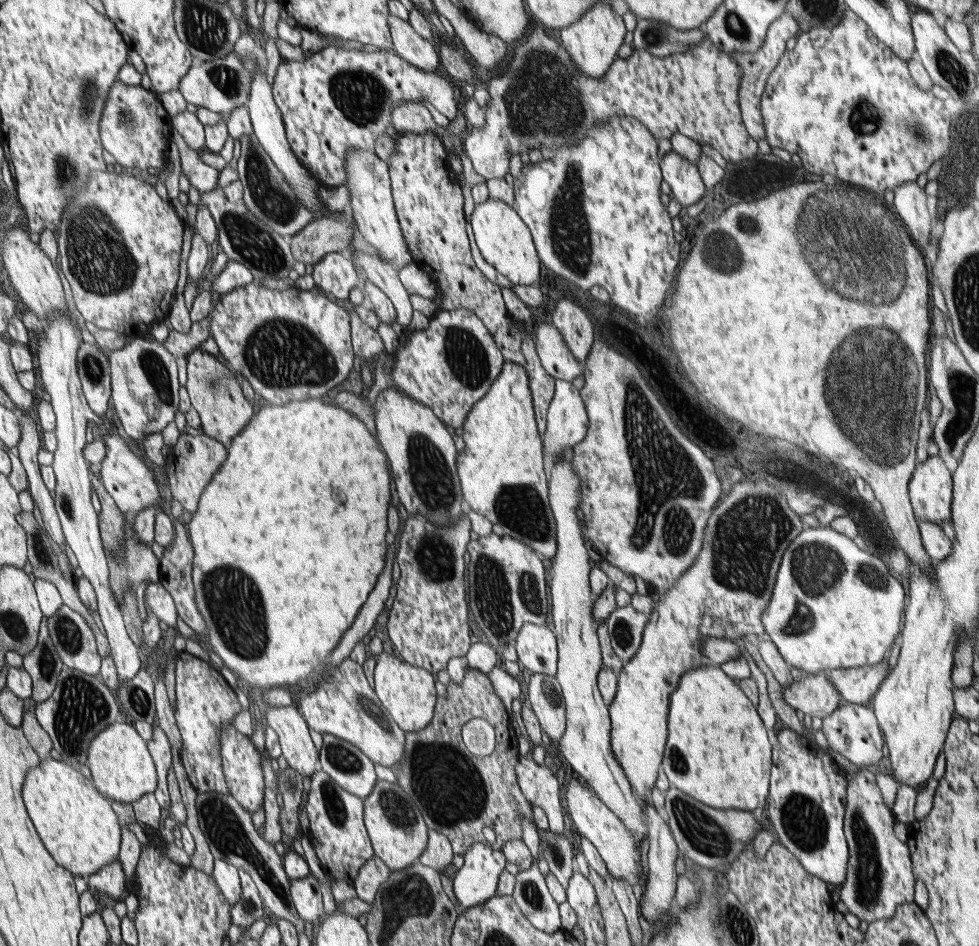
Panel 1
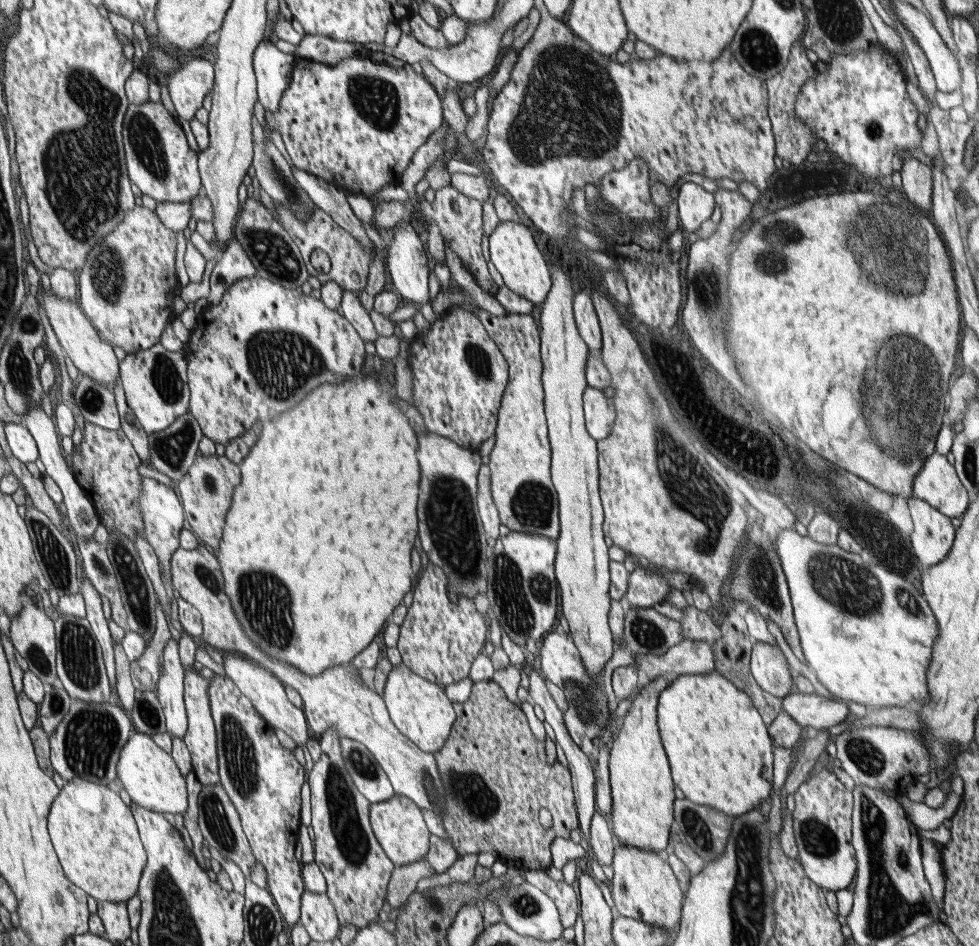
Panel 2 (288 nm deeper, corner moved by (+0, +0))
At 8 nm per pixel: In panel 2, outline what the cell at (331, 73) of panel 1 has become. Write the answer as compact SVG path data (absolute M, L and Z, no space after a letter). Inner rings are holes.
M373 52L367 56L341 58L333 66L295 58L289 88L283 92L275 116L267 114L267 126L279 132L295 168L343 192L369 194L387 184L399 184L399 174L405 170L415 148L419 148L433 130L443 126L441 108L443 104L439 104L435 90L415 74L409 64L389 54Z

